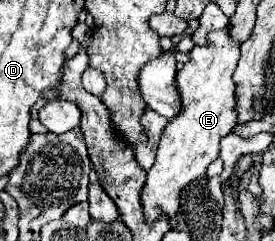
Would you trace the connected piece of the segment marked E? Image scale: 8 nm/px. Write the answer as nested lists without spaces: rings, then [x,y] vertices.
[[[228,29],[212,31],[208,35],[206,45],[194,47],[190,51],[190,63],[184,65],[176,73],[176,89],[180,93],[182,111],[174,119],[170,119],[166,123],[166,127],[162,131],[162,137],[160,137],[160,143],[158,143],[156,163],[148,171],[146,185],[144,185],[142,195],[140,195],[140,203],[142,203],[142,209],[144,209],[144,215],[146,215],[148,223],[158,221],[160,217],[168,217],[168,219],[174,217],[178,207],[180,207],[180,193],[182,193],[182,189],[192,179],[198,179],[200,175],[204,175],[208,165],[218,159],[218,155],[220,155],[220,139],[226,137],[234,129],[234,125],[236,125],[236,111],[232,109],[232,105],[236,105],[236,99],[234,99],[236,85],[232,81],[232,75],[234,75],[238,57],[240,57],[240,45],[236,41],[232,41]]]

